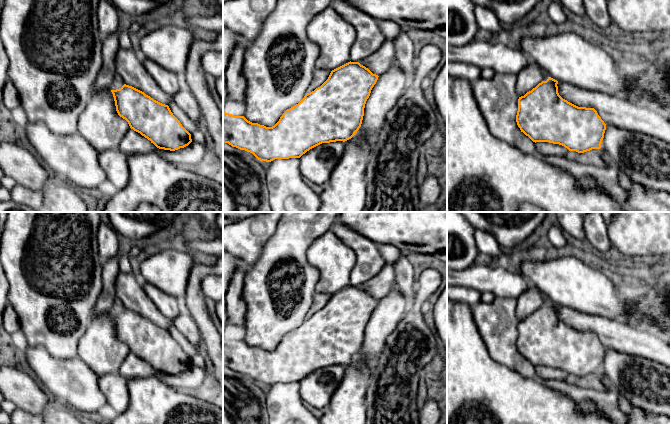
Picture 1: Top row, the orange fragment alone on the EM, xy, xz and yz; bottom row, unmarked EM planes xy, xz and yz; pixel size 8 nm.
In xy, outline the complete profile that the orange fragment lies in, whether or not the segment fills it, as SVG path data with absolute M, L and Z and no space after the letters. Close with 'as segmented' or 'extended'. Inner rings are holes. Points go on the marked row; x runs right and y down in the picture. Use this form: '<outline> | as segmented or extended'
M120 46L115 56L115 68L116 75L120 76L125 84L111 92L118 115L128 122L130 128L150 140L159 149L175 151L188 146L192 142L191 134L169 108L173 97L165 93L147 72L142 57L139 57L133 49L123 49Z | extended

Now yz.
M534 60L517 75L515 91L518 99L516 122L521 132L533 142L559 144L569 151L584 153L600 149L606 124L594 108L578 107L558 93L558 81L549 77Z | extended

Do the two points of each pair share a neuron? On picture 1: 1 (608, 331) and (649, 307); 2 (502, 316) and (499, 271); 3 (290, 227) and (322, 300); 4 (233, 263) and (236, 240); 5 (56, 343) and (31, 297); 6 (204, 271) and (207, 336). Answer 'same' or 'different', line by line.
1: different
2: different
3: different
4: different
5: same
6: same

